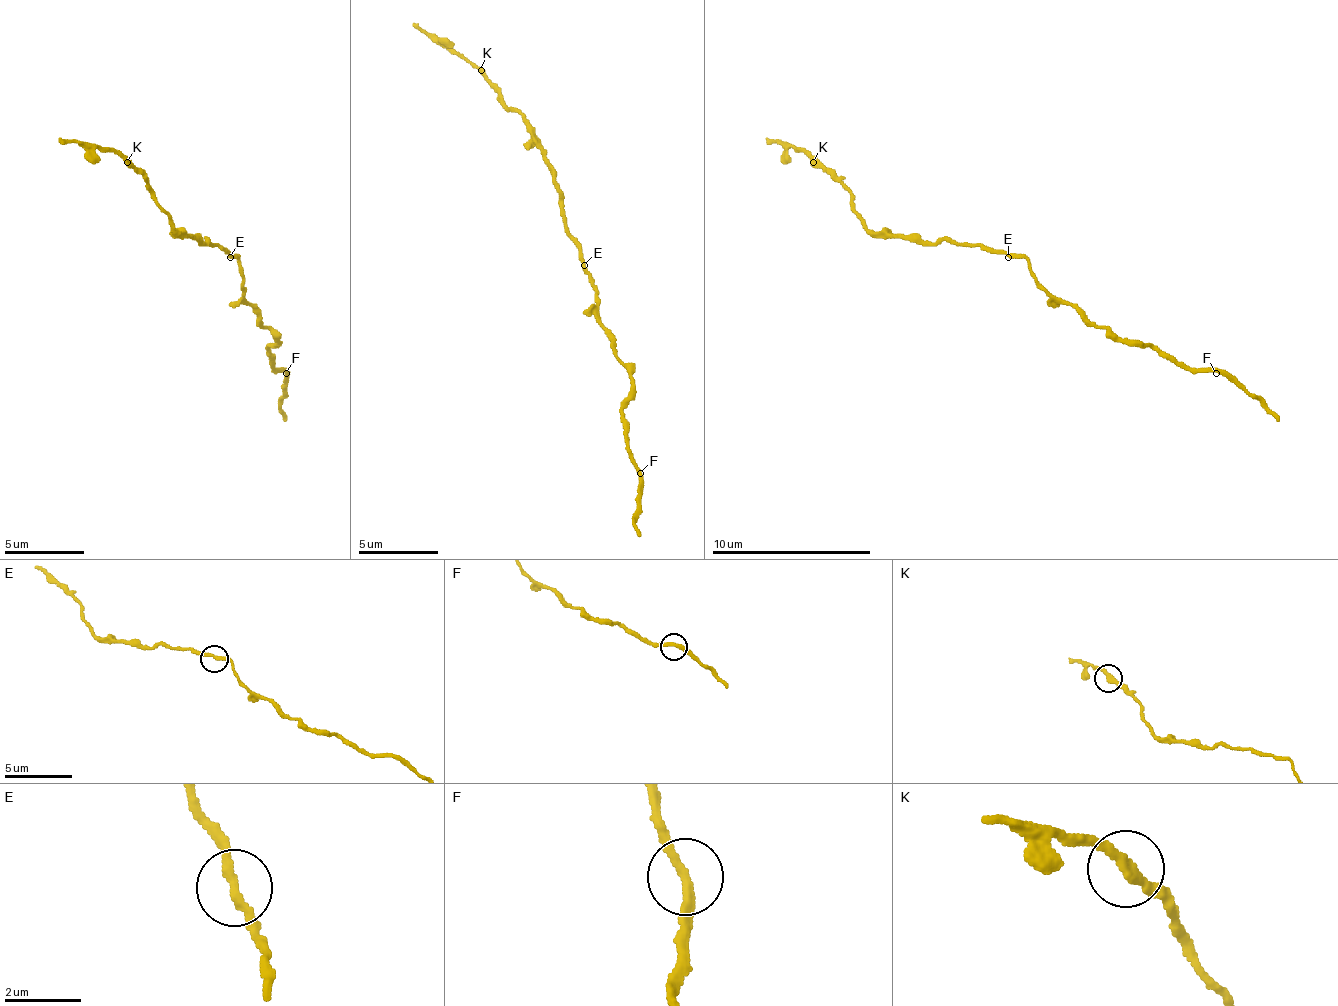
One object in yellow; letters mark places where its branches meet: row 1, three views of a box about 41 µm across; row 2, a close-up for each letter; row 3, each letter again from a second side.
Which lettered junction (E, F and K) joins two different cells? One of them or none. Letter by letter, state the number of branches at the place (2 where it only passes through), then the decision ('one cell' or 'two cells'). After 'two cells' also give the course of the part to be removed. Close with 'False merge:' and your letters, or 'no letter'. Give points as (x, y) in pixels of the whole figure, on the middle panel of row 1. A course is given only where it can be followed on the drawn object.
E: 2 branches meet; one cell
F: 2 branches meet; one cell
K: 2 branches meet; one cell
False merge: no letter

